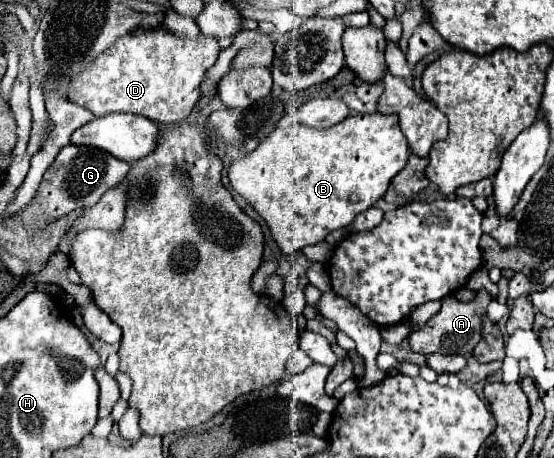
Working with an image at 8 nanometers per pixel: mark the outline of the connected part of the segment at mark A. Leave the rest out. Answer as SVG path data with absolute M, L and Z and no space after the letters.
M480 291L476 293L476 297L468 303L458 301L454 295L444 297L442 299L442 309L416 333L412 333L408 337L410 347L416 353L472 353L472 349L478 345L478 341L482 339L482 319L486 315L486 307L490 305L492 297L488 291Z

